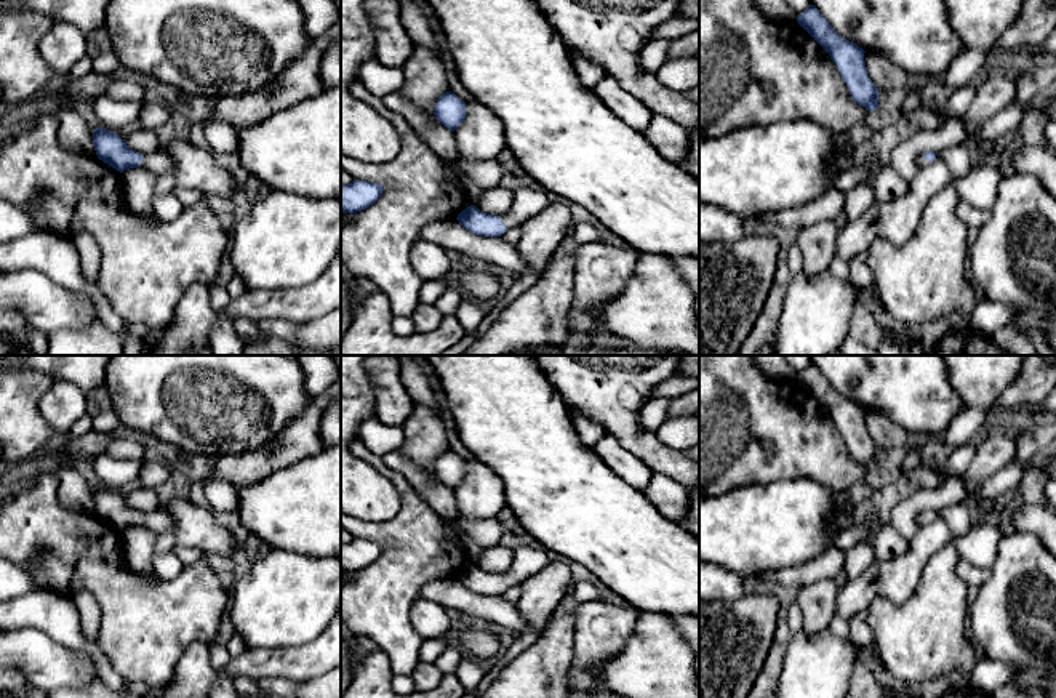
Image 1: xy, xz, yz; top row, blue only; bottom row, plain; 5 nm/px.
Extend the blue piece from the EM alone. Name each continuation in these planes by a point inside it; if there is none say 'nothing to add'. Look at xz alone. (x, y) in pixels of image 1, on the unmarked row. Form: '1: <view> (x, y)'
1: xz (527, 561)

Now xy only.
1: xy (159, 521)

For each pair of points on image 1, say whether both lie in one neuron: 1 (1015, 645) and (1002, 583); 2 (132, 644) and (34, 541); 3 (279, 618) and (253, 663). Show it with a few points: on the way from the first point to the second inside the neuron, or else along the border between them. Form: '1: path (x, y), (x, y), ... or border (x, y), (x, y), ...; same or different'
1: path (1008, 629), (1005, 599); same
2: path (130, 612), (66, 551); same
3: border (300, 644), (248, 649); different

